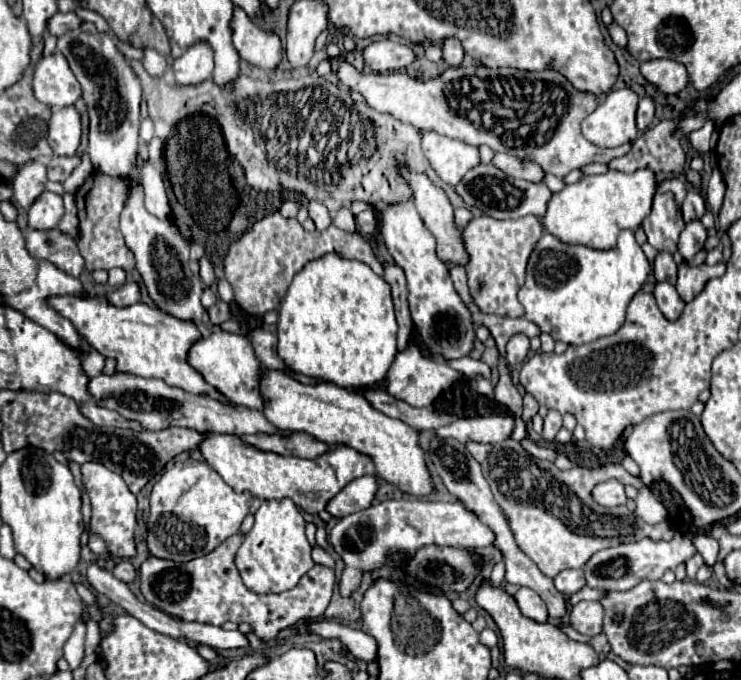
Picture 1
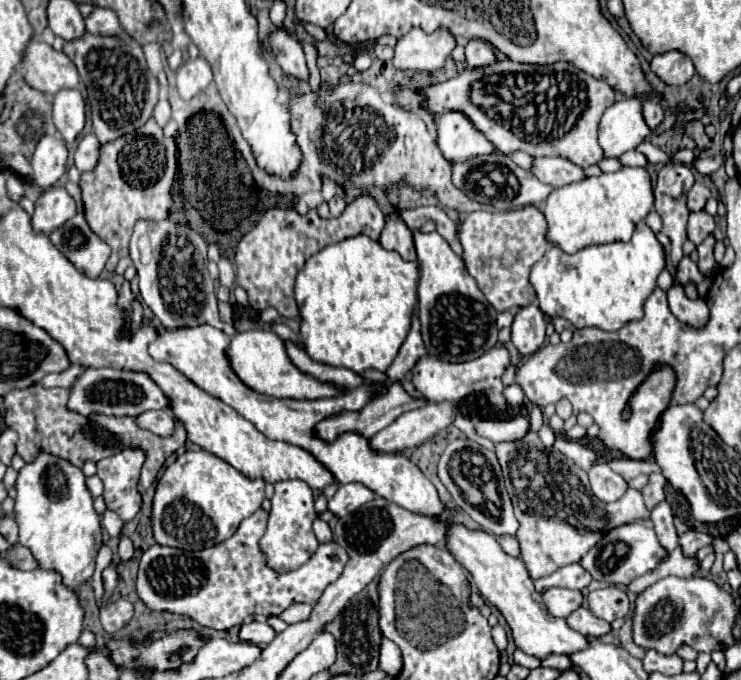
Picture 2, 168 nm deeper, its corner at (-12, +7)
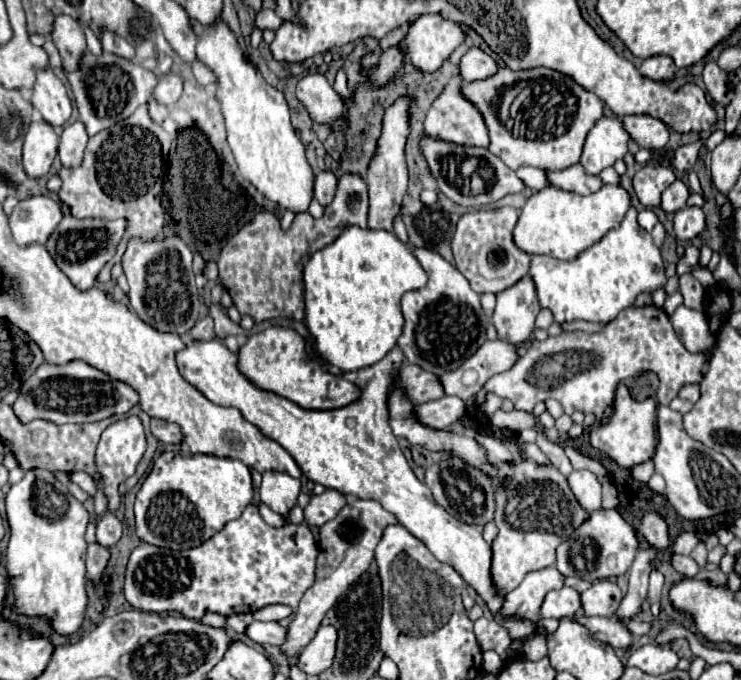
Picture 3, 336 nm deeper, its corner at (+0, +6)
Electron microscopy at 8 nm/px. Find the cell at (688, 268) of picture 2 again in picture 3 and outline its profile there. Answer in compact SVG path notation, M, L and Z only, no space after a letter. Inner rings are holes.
M684 274L680 278L680 292L682 292L684 304L688 308L694 308L694 310L704 310L706 308L706 304L704 304L706 290L692 274Z

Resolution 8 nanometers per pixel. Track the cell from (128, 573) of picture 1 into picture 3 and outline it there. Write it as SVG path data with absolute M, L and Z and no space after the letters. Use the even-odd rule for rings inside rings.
M108 510L102 516L98 516L98 528L96 528L98 544L110 548L120 540L120 534L122 534L122 522L116 518L114 512Z

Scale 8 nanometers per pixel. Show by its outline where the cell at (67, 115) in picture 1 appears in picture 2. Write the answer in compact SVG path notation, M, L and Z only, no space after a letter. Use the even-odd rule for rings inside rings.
M78 89L58 91L54 97L54 125L66 143L74 143L86 123L84 99Z

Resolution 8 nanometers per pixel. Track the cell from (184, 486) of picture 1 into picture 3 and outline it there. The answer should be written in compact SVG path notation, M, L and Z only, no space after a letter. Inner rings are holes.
M164 452L152 466L136 494L136 534L142 542L170 550L196 548L230 520L240 518L252 502L254 488L246 464L234 458L210 454L168 454Z

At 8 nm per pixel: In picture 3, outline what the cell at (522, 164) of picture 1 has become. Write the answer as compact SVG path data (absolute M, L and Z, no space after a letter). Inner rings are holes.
M574 164L572 168L566 168L564 172L546 172L546 174L552 186L582 194L582 196L598 192L602 188L602 180L598 176L588 176L584 168L580 168L580 164Z

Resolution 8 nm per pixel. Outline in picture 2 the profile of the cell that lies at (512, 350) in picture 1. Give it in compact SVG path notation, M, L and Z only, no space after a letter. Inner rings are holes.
M528 305L516 311L512 323L512 343L522 357L528 357L544 343L544 313L536 305Z

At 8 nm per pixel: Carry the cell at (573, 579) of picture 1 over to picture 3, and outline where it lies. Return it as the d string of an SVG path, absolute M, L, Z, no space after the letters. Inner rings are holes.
M554 566L544 568L540 572L530 572L520 586L516 586L512 592L504 596L500 614L502 618L518 616L522 620L536 622L544 596L550 590L558 590L562 586L564 586L564 576L560 576L560 572L556 572Z

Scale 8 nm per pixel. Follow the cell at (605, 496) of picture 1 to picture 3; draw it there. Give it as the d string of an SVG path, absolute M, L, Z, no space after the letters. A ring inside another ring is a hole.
M576 470L568 476L568 484L570 490L574 492L578 504L586 510L586 512L594 512L596 508L600 508L600 500L602 500L602 486L598 482L598 478L588 472L588 470Z

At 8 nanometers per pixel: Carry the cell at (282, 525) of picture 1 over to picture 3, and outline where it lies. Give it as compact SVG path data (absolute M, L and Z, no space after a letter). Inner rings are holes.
M268 470L262 474L262 484L260 484L260 498L262 502L288 518L288 510L296 506L296 498L300 494L300 480L292 478L286 472L274 472Z

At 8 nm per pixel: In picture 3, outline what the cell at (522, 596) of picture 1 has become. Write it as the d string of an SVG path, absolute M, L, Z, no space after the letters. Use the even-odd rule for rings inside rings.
M560 588L546 594L544 604L540 608L542 618L564 618L564 616L576 616L582 608L580 592L574 588Z

